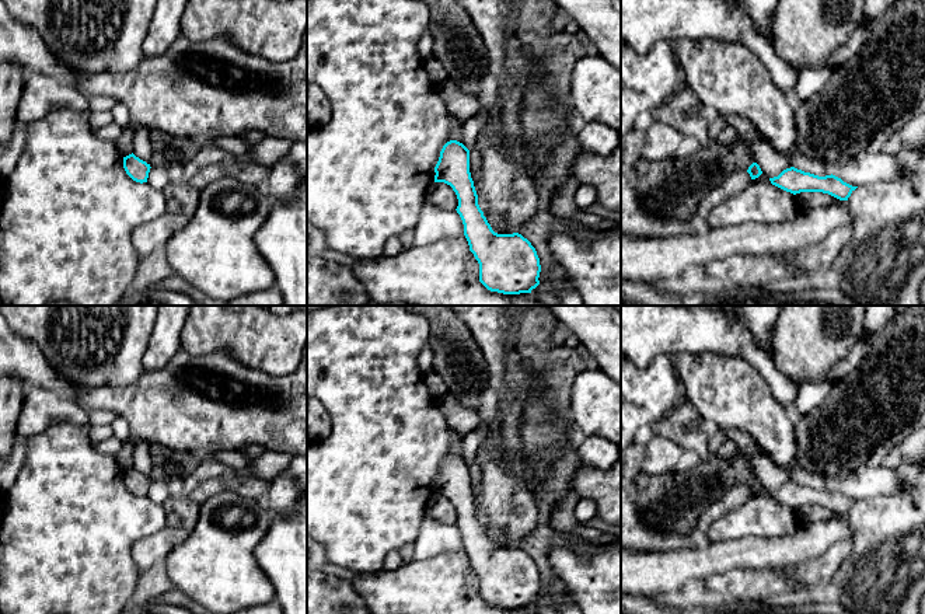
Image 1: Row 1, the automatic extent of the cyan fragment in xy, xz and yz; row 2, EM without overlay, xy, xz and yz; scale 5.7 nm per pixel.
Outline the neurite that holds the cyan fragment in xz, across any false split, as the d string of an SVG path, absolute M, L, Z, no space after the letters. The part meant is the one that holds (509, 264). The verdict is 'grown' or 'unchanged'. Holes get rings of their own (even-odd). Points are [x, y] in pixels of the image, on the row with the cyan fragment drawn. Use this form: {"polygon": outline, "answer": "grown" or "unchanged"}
{"polygon": "M457 140L447 142L434 167L434 182L444 182L457 195L464 236L479 264L479 282L503 294L531 293L540 285L540 258L519 233L498 234L478 205L470 172L470 150Z", "answer": "unchanged"}

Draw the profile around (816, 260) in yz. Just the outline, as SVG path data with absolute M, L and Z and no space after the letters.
M841 226L832 230L824 240L800 250L779 254L779 258L785 264L797 268L802 276L830 276L837 257L851 238L851 226Z

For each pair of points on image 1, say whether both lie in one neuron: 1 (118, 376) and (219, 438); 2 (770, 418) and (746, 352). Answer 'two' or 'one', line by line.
1: two
2: two

